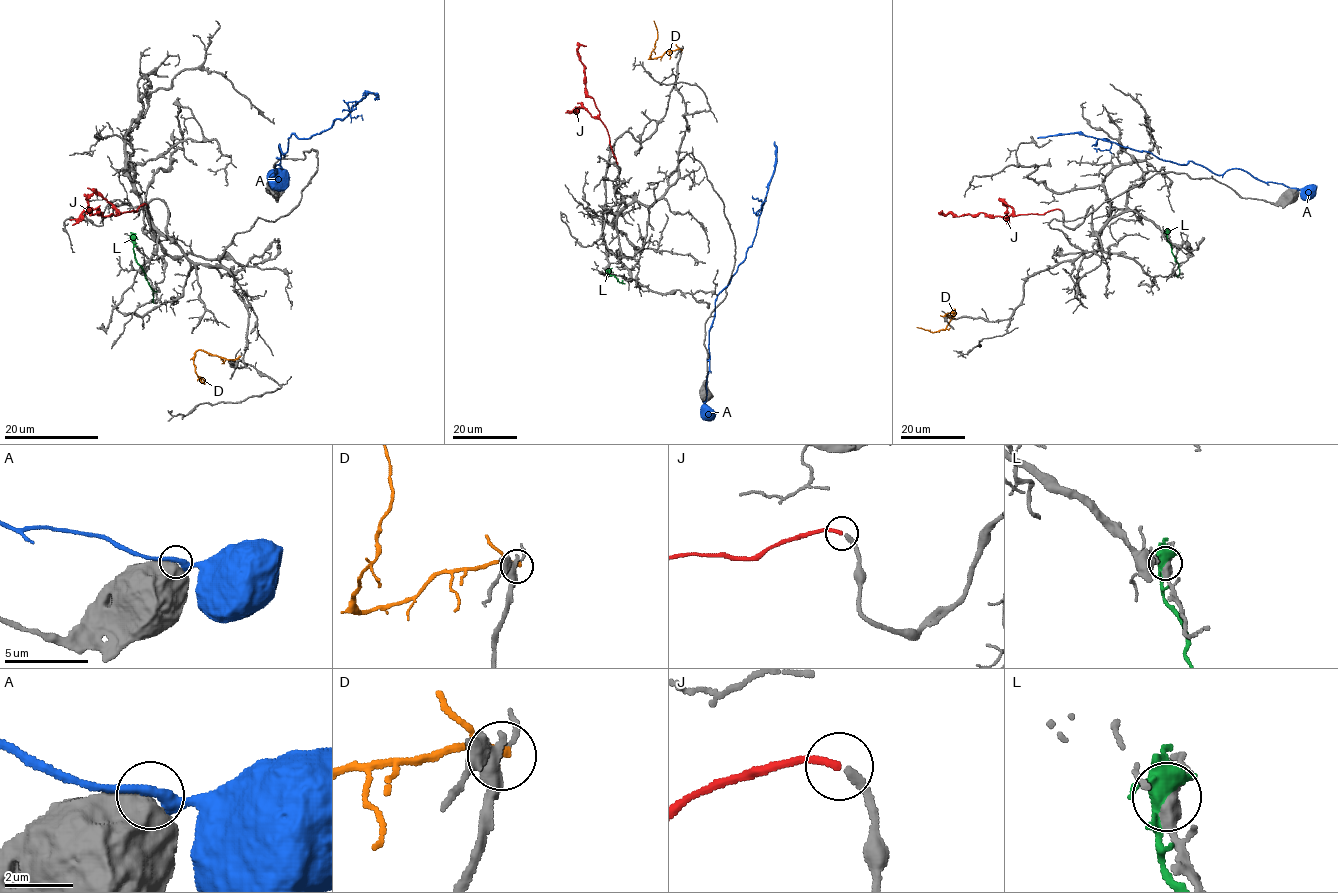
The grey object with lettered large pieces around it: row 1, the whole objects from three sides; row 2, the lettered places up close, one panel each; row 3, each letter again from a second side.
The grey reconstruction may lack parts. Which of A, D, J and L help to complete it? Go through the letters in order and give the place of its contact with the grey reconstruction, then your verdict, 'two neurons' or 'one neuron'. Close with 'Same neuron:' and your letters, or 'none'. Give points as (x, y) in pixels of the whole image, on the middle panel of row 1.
A: (706, 400) | two neurons
D: (681, 50) | two neurons
J: (617, 164) | one neuron
L: (608, 271) | two neurons
Same neuron: J

